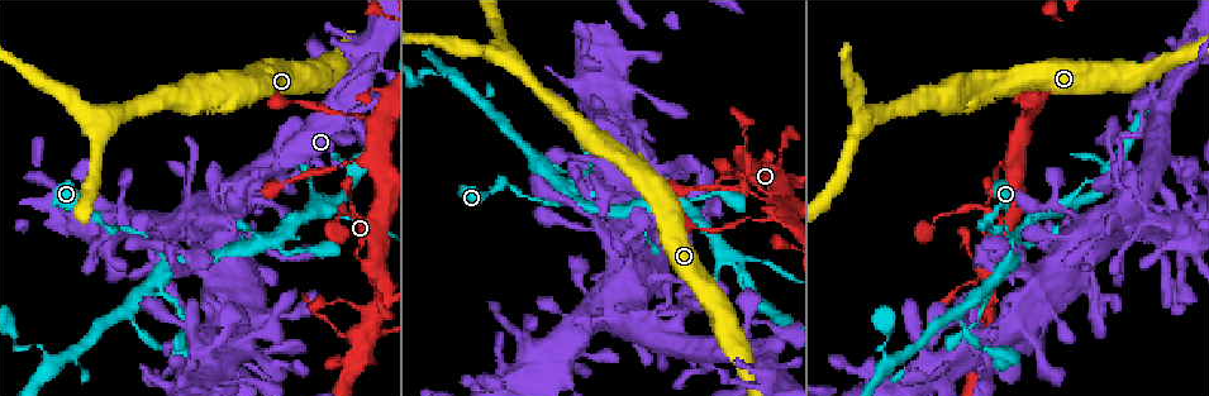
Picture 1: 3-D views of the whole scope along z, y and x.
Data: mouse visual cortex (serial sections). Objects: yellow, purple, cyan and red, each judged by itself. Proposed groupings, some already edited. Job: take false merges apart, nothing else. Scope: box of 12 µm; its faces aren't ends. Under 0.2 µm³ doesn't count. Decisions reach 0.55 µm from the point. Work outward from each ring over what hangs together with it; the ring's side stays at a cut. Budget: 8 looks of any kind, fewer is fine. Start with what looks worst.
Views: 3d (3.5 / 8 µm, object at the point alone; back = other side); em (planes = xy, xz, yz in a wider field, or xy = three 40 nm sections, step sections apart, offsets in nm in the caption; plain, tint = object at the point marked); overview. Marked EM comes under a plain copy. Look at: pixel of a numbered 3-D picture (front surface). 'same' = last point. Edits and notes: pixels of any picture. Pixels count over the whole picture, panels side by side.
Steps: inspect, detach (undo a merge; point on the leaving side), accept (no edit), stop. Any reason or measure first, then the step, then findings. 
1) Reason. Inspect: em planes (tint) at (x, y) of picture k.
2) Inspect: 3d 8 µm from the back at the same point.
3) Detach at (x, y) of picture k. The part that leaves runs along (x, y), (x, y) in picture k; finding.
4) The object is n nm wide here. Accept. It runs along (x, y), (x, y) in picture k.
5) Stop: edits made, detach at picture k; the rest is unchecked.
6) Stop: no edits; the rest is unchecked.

Inspect: 3d 3.5 µm at (1011, 255) of picture 1.

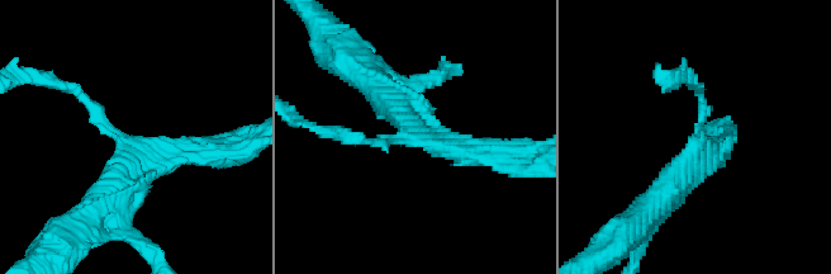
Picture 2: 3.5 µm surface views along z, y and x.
3 arms meet here; the arms are 150, 300, 400 nm wide. Inspect: em xy step 3 (tint) at (411, 142) of picture 2.

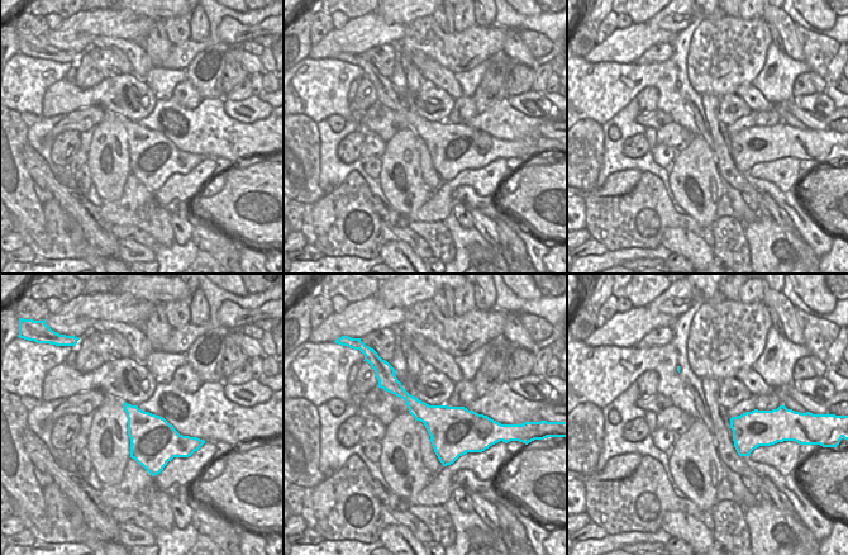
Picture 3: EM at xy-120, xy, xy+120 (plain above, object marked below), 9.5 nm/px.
Accept. It runs along (67, 85), (150, 160), (208, 152) in picture 2; all the same cell.

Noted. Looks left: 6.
Two arms in line, one across. Inspect: 3d 8 µm at (732, 261) of picture 1.

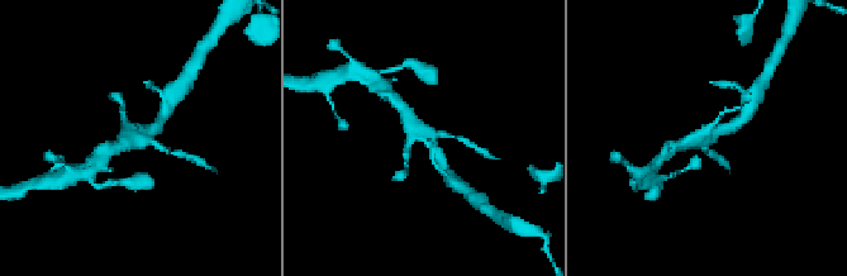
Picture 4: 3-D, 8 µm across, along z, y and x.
Inspect: em xy step 5 (tint) at (140, 139) of picture 4.

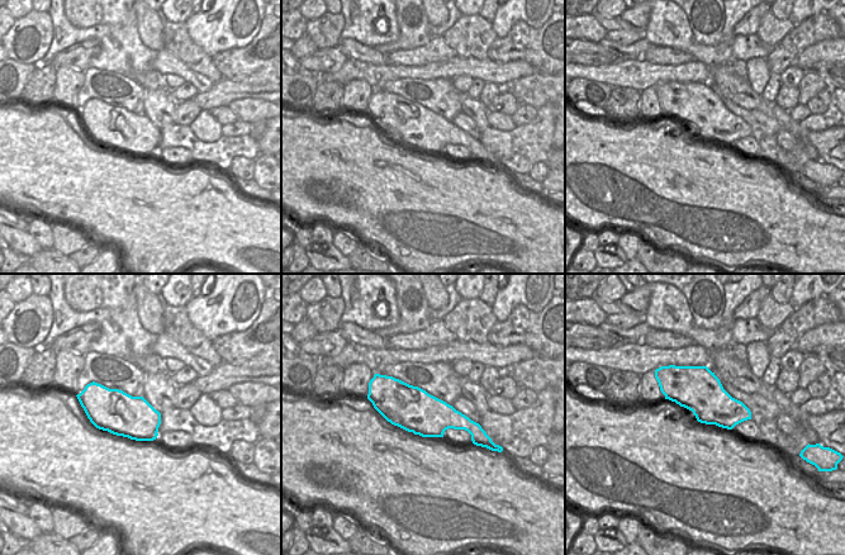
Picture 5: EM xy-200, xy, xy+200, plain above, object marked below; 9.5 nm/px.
Accept. It runs along (405, 108), (443, 162) in picture 4; one cell here.

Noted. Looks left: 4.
Four arms meet. Inspect: 3d 3.5 µm at (365, 90) of picture 1.

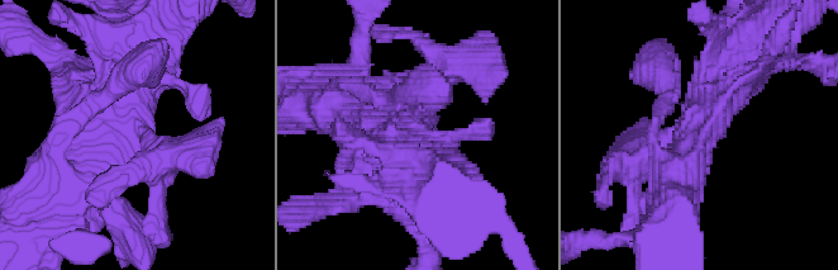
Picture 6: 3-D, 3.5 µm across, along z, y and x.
Inspect: em xy step 1 (tint) at (134, 138) of picture 6.

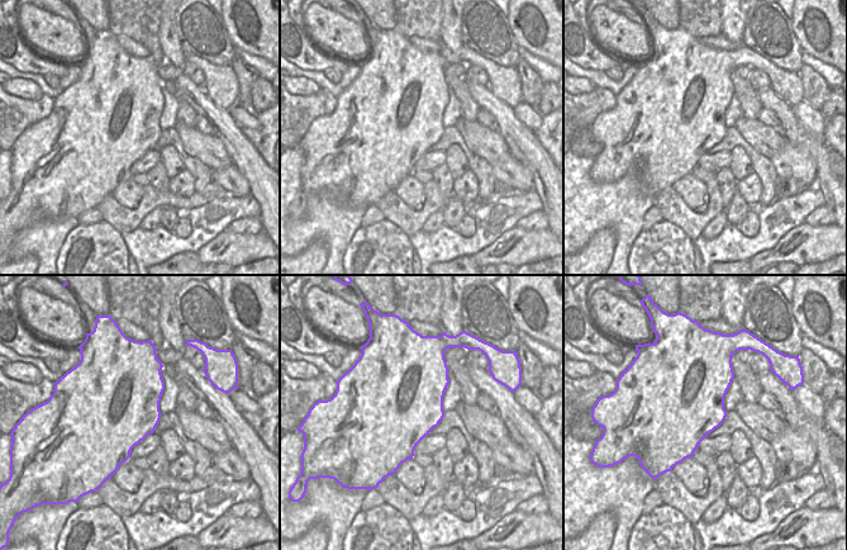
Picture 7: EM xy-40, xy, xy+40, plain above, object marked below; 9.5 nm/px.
Accept. It runs along (58, 209), (109, 159), (129, 72) in picture 6; continuous, no second cell.

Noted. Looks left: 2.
Inspect: 3d 3.5 µm from the back at (236, 346) of picture 1.

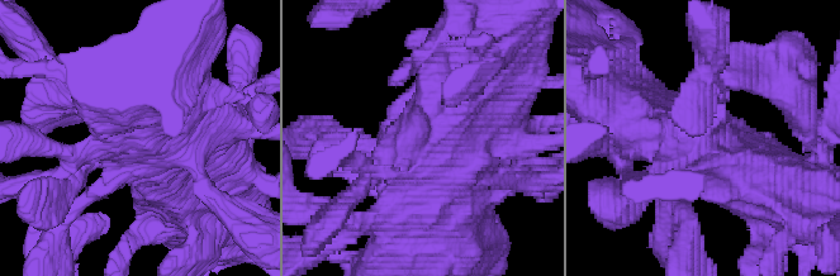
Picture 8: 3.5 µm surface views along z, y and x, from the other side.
Inspect: em xy step 5 (tint) at (434, 151) of picture 8.

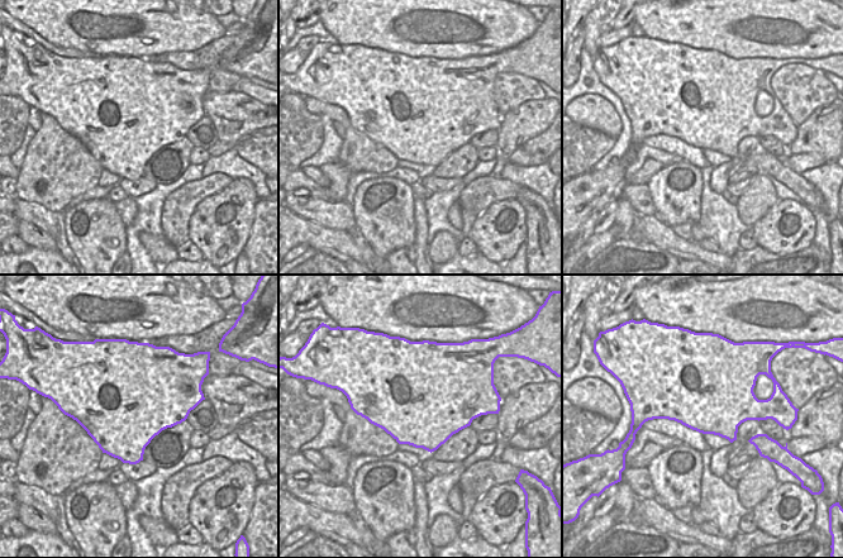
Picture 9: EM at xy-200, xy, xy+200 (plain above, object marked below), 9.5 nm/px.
Accept. It runs along (598, 87), (731, 165) in picture 8; one cell here.

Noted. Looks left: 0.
Stop: no edits; the rest is unchecked.

